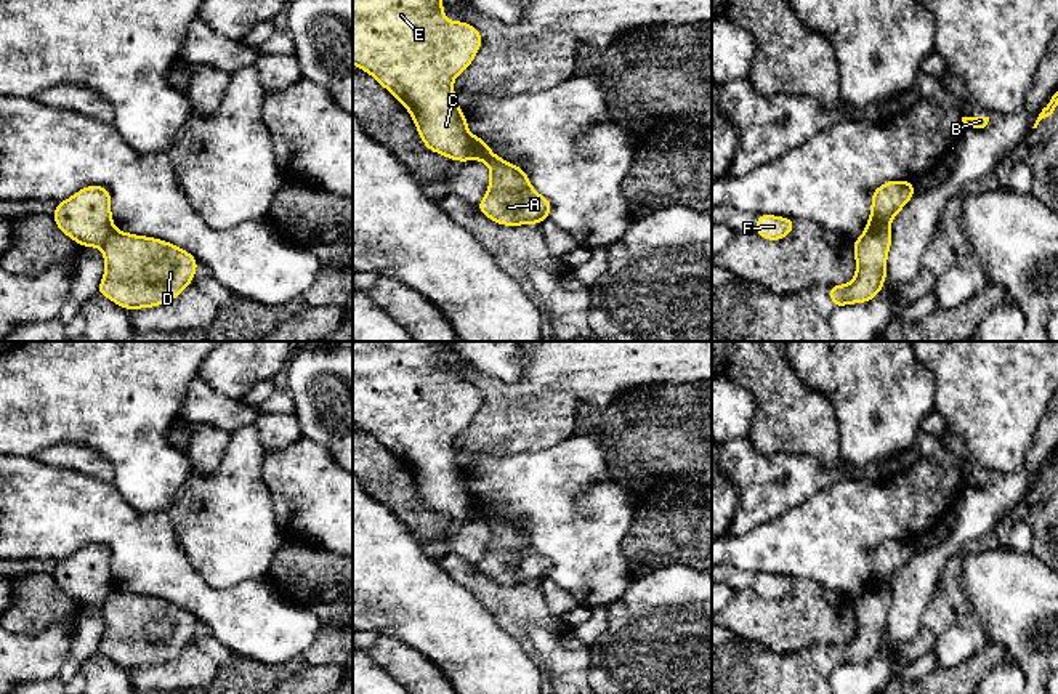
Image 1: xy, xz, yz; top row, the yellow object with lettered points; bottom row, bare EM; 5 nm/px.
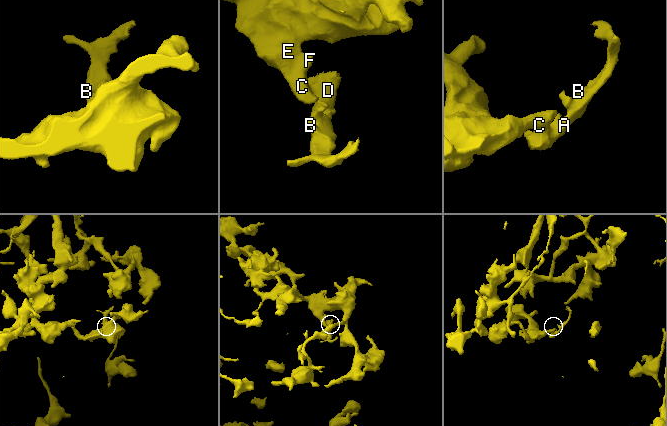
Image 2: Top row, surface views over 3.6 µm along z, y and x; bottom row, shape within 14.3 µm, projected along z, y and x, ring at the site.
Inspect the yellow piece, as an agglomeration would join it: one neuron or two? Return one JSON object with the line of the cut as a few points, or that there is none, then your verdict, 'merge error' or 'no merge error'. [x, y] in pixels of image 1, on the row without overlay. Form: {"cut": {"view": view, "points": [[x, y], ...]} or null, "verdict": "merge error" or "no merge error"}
{"cut": {"view": "xz", "points": [[473, 496], [467, 518]]}, "verdict": "merge error"}

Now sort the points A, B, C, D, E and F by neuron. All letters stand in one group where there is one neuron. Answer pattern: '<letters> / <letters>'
A B D / C E F

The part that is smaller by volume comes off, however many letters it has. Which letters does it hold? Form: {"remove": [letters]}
{"remove": ["A", "B", "D"]}

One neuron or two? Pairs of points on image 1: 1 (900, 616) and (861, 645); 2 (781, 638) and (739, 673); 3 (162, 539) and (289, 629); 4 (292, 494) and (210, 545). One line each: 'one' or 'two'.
1: two
2: two
3: one
4: two

